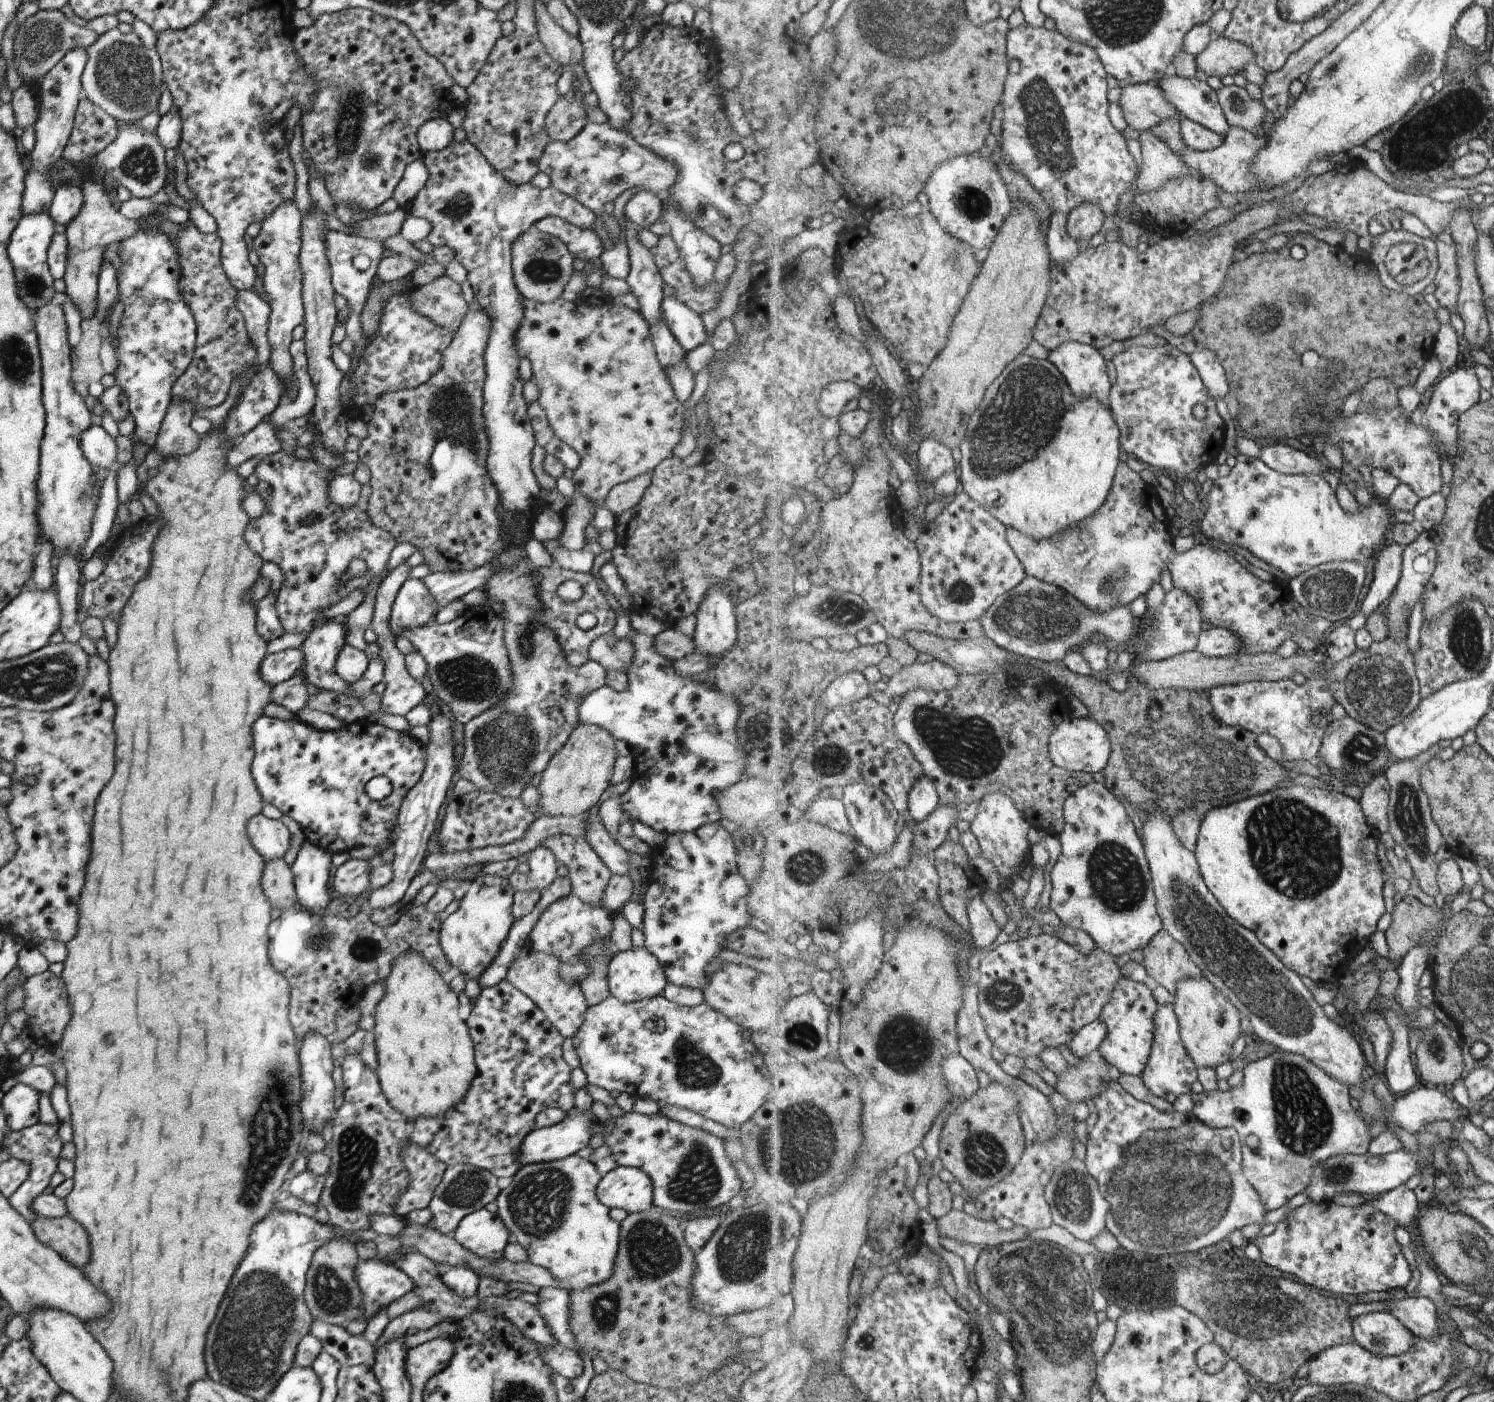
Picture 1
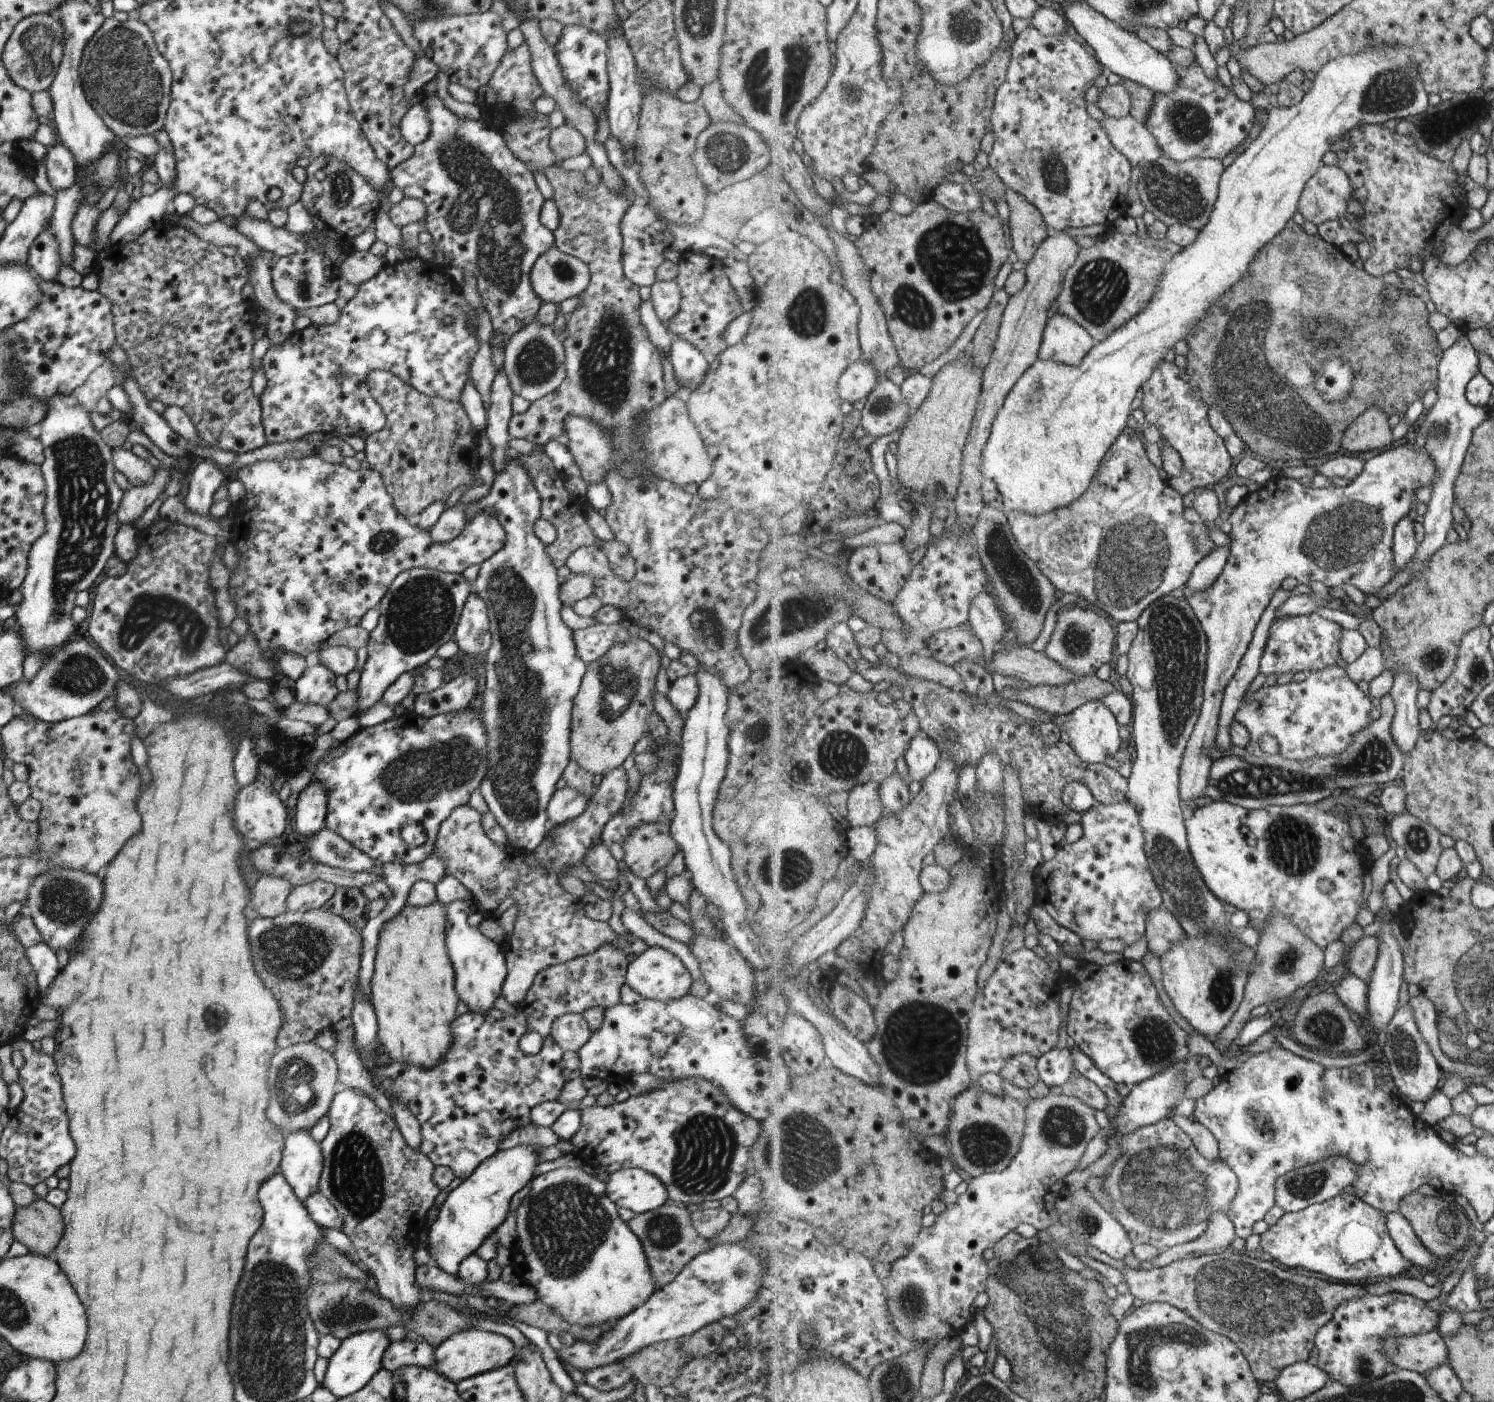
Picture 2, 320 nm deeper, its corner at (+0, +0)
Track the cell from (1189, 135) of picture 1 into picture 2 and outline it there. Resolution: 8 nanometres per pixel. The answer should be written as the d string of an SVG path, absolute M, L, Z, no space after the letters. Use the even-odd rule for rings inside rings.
M1193 61L1189 66L1172 62L1179 80L1171 92L1155 94L1155 104L1144 126L1163 148L1163 155L1178 161L1218 159L1241 146L1255 122L1255 106L1241 100L1219 76L1209 78L1201 64Z

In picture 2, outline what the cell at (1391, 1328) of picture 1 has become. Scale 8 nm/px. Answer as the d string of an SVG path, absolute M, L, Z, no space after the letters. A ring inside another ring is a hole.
M1437 1330L1413 1336L1389 1336L1383 1342L1383 1352L1398 1369L1416 1371L1421 1375L1433 1373L1449 1358L1447 1342Z

